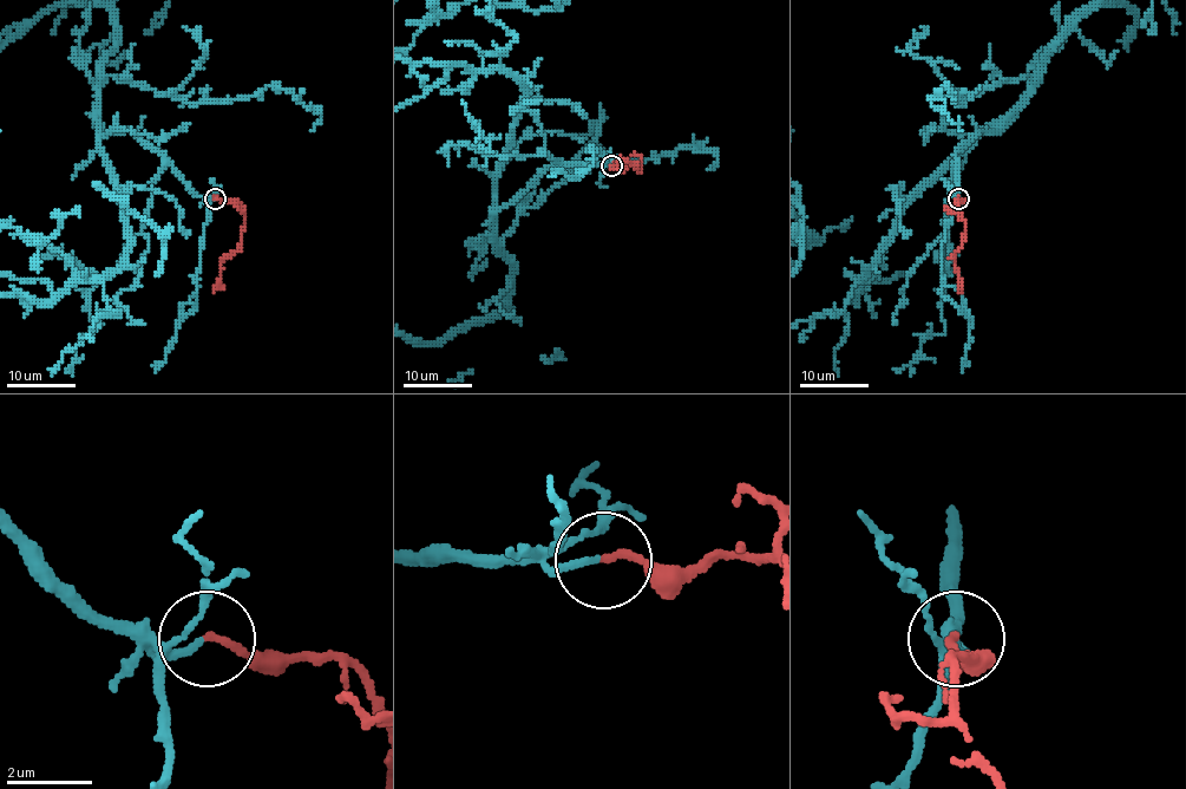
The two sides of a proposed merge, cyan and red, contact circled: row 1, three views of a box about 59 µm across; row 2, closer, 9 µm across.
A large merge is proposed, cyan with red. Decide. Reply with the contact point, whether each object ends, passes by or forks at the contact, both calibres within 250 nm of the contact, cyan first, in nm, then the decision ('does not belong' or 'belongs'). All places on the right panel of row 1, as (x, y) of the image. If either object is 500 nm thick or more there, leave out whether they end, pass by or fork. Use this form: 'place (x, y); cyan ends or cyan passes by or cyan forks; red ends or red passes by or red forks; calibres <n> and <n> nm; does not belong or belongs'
place (958, 199); cyan ends; red ends; calibres 150 and 170 nm; belongs

